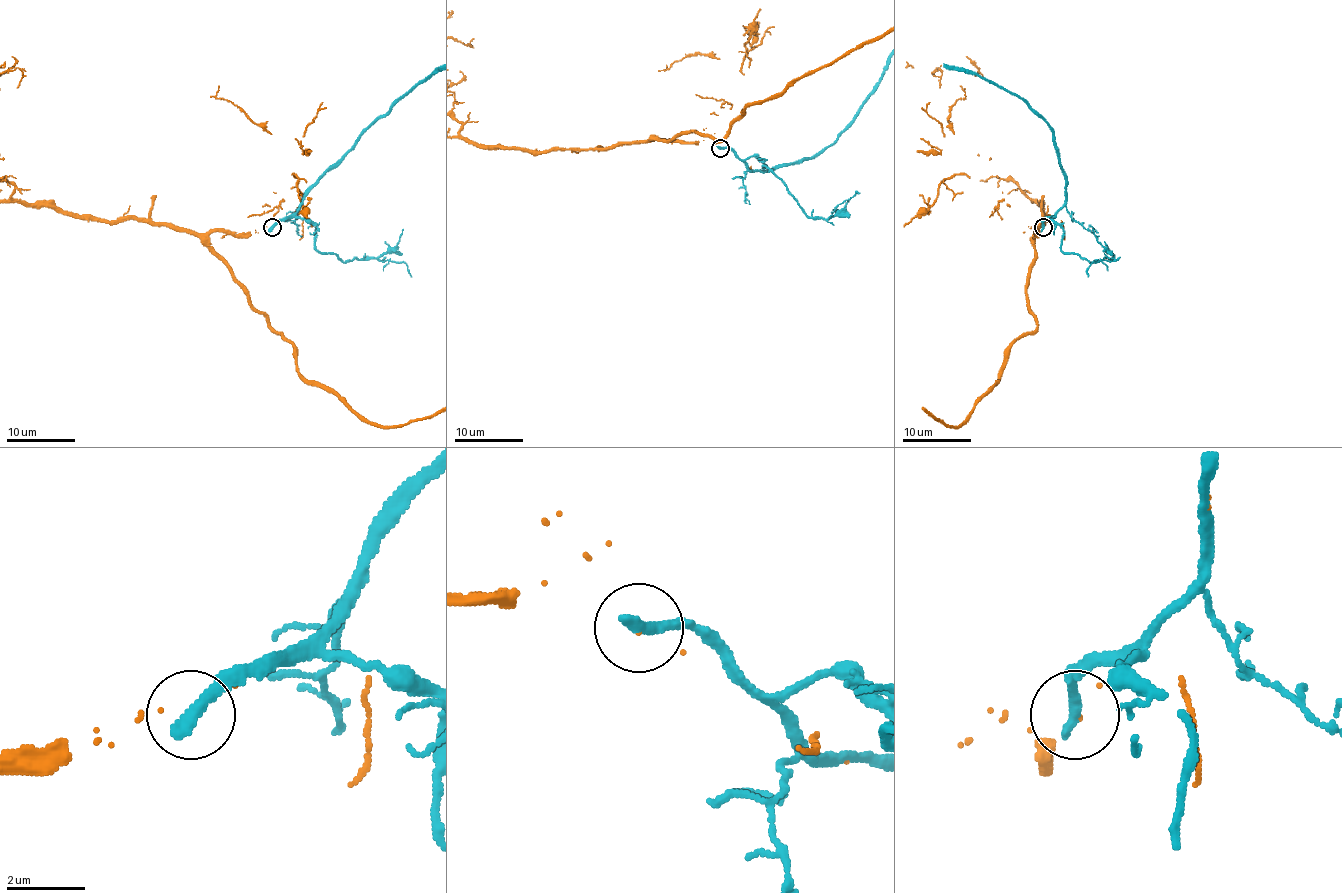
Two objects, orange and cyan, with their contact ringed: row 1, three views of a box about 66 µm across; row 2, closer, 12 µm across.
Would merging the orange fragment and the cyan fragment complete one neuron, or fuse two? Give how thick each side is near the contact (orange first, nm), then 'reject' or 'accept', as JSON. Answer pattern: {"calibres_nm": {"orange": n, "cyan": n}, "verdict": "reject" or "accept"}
{"calibres_nm": {"orange": 40, "cyan": 360}, "verdict": "reject"}

